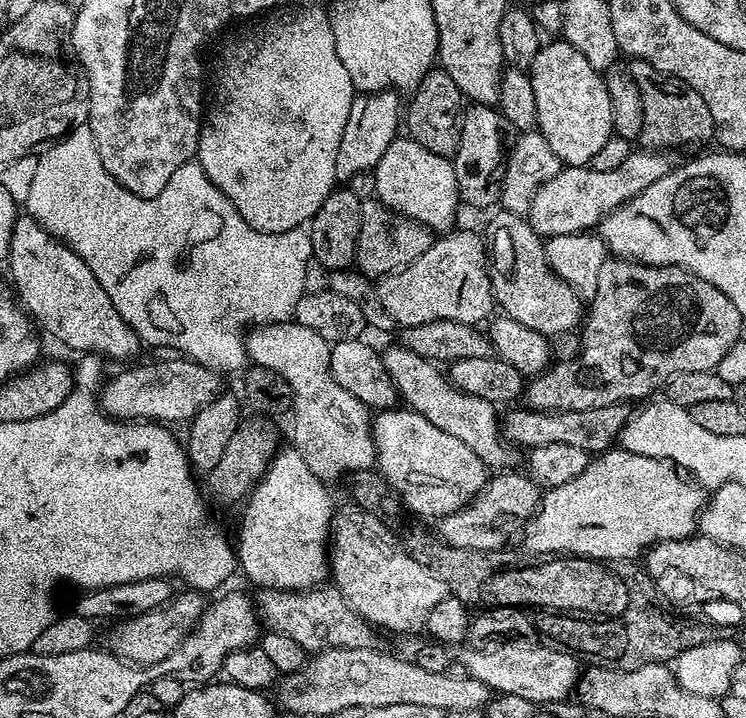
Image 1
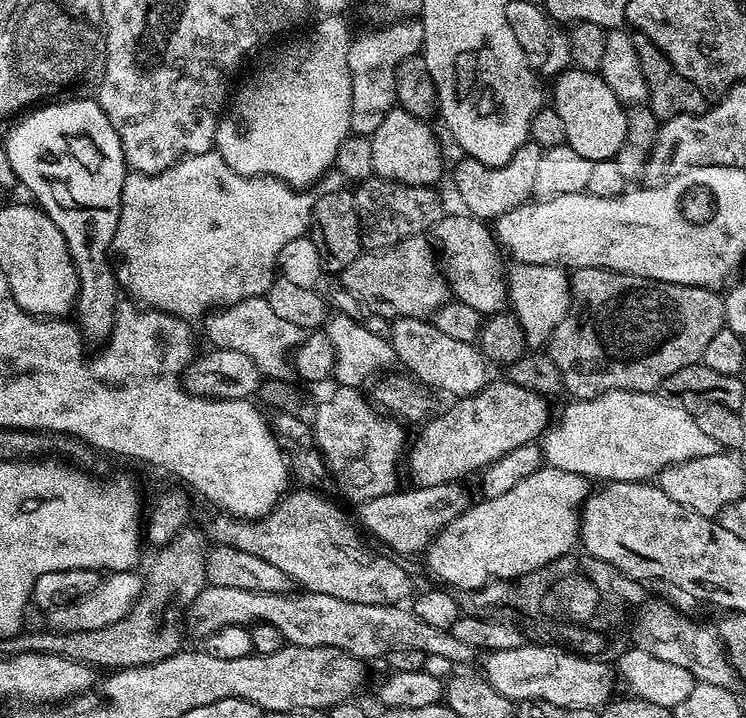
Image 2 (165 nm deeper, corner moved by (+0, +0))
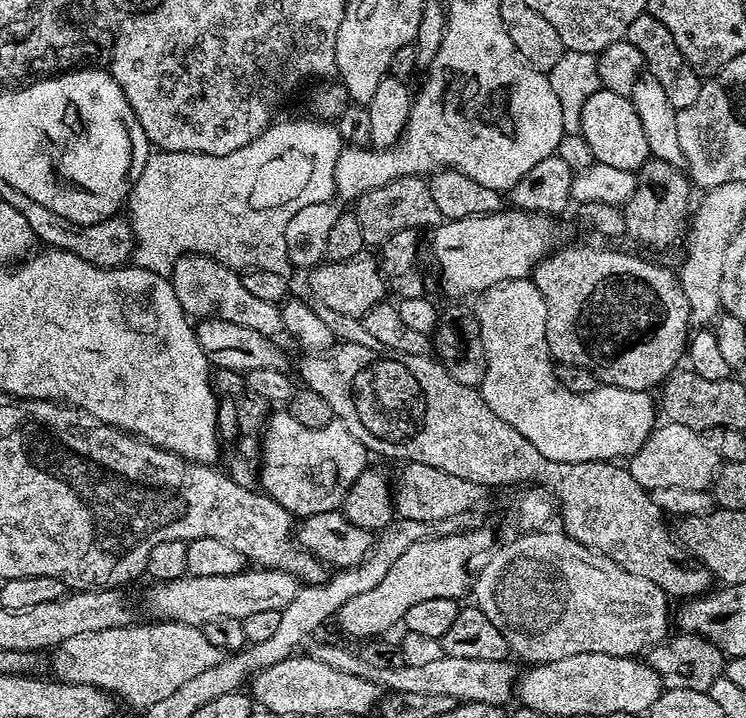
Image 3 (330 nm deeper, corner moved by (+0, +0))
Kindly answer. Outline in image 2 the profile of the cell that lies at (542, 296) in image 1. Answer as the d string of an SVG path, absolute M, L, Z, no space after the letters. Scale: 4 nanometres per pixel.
M445 214L436 223L434 229L434 240L438 245L439 255L443 258L445 279L448 281L449 289L455 299L473 307L474 310L478 310L482 316L497 315L507 307L509 299L506 264L504 268L502 260L504 254L501 245L497 241L493 229L485 221L471 214L463 215L452 216L452 214Z

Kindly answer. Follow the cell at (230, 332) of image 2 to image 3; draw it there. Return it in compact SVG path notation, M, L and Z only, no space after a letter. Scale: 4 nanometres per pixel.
M210 256L179 257L174 262L170 279L174 286L174 294L178 294L178 302L189 317L208 318L215 314L221 320L246 326L250 330L258 330L264 336L270 337L275 337L276 331L279 333L284 327L277 305L262 302L262 298L254 298L254 294L246 290L243 279L233 269L220 264Z

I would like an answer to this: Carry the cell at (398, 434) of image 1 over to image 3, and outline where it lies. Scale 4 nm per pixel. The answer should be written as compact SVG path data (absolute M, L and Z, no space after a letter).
M276 410L268 417L267 425L262 433L262 459L259 470L259 487L265 496L271 498L278 506L291 512L293 517L303 518L335 512L343 505L346 494L358 477L369 467L370 453L346 426L333 422L321 428L302 426L302 422L294 422L287 410Z

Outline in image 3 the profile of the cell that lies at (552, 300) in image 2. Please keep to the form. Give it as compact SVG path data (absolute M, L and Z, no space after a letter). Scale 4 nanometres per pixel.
M531 278L498 282L498 286L490 286L485 292L479 293L479 300L480 305L475 305L474 311L486 366L479 394L486 406L490 406L490 410L502 418L502 422L514 426L514 430L518 430L526 442L531 442L538 449L538 454L567 464L591 460L616 462L621 459L619 456L631 458L647 442L658 424L658 404L653 397L651 400L648 392L608 386L590 394L570 394L570 390L558 386L556 364L546 342L546 298L542 298Z

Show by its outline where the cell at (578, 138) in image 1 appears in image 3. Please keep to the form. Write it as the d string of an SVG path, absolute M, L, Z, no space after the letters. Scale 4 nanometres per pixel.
M603 90L590 94L590 98L586 98L586 106L582 106L579 135L586 138L595 163L639 173L640 167L650 159L638 110L634 110L631 99L622 94Z

